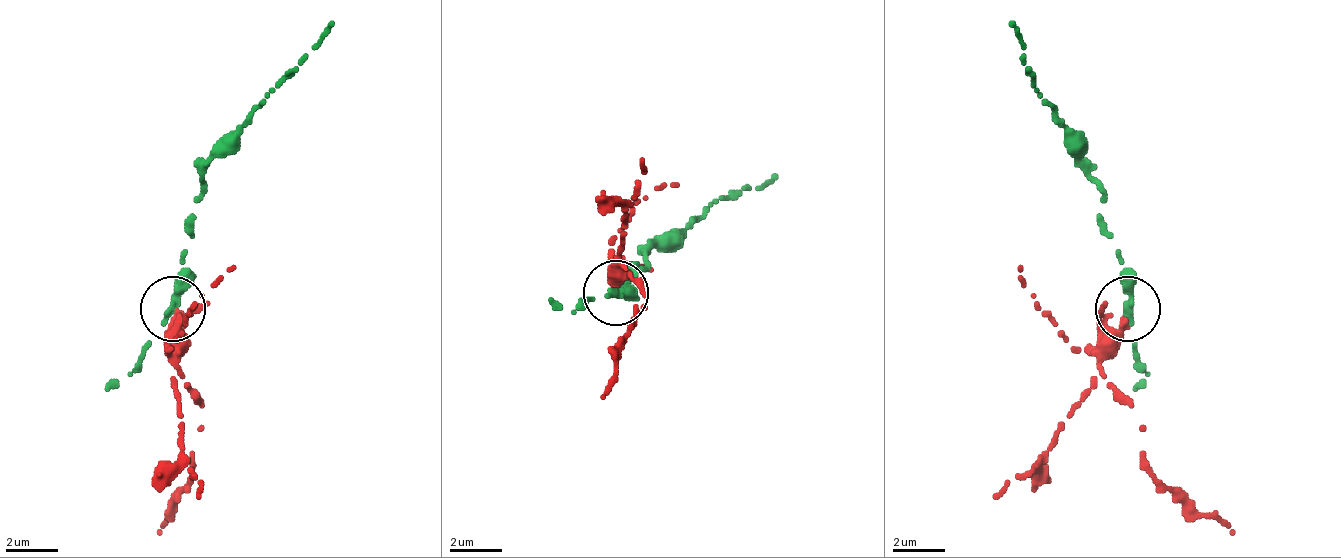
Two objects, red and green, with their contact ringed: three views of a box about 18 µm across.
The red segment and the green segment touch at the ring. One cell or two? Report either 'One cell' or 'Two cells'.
Two cells

